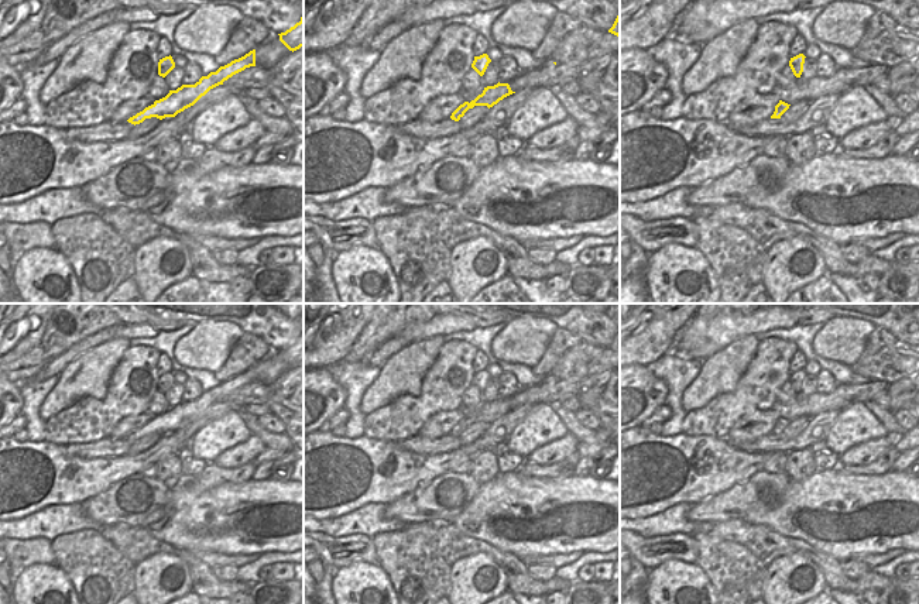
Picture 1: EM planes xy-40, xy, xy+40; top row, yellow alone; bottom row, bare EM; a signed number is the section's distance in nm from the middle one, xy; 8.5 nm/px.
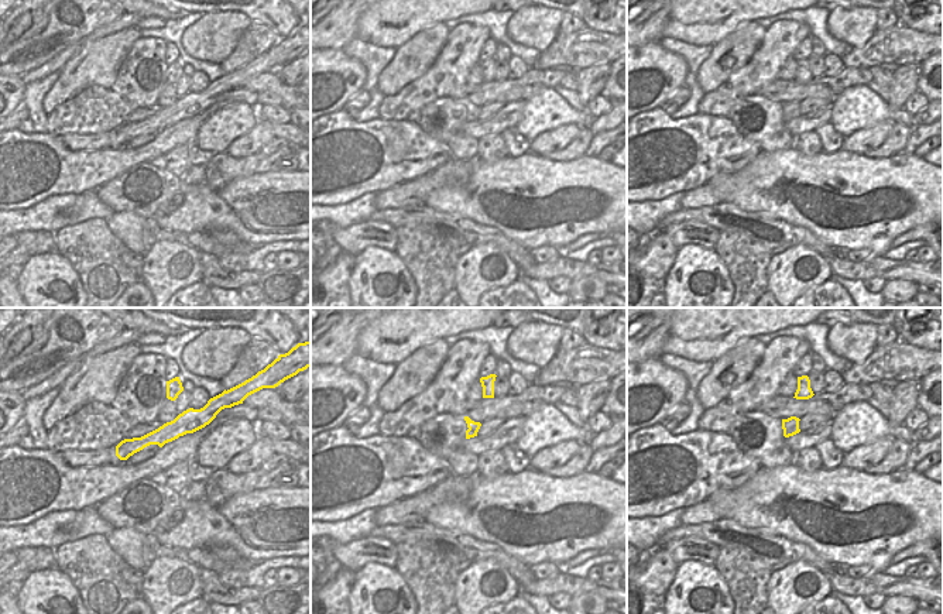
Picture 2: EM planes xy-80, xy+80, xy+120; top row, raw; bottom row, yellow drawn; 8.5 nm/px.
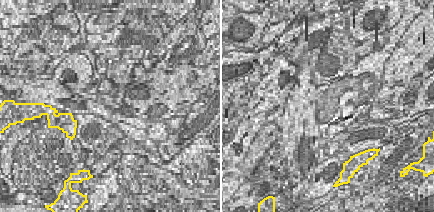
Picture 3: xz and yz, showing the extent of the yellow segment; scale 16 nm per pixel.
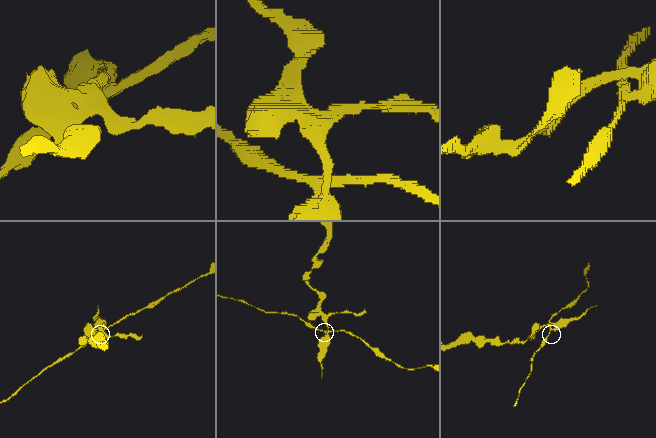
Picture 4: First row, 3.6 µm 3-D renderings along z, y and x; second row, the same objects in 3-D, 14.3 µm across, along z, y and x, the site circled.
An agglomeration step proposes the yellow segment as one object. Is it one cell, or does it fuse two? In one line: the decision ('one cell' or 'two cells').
two cells

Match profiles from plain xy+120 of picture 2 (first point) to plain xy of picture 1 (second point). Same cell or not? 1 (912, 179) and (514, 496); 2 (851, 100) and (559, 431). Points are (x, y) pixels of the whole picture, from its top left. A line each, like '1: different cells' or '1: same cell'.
1: same cell
2: same cell

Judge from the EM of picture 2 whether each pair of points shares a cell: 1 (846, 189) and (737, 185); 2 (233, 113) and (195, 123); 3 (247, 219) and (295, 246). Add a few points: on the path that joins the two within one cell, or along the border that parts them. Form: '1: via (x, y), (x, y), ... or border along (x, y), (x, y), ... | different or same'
1: via (825, 178), (784, 177), (767, 185) | same
2: border along (211, 115), (195, 136) | different
3: border along (295, 239), (271, 240), (259, 246) | different

